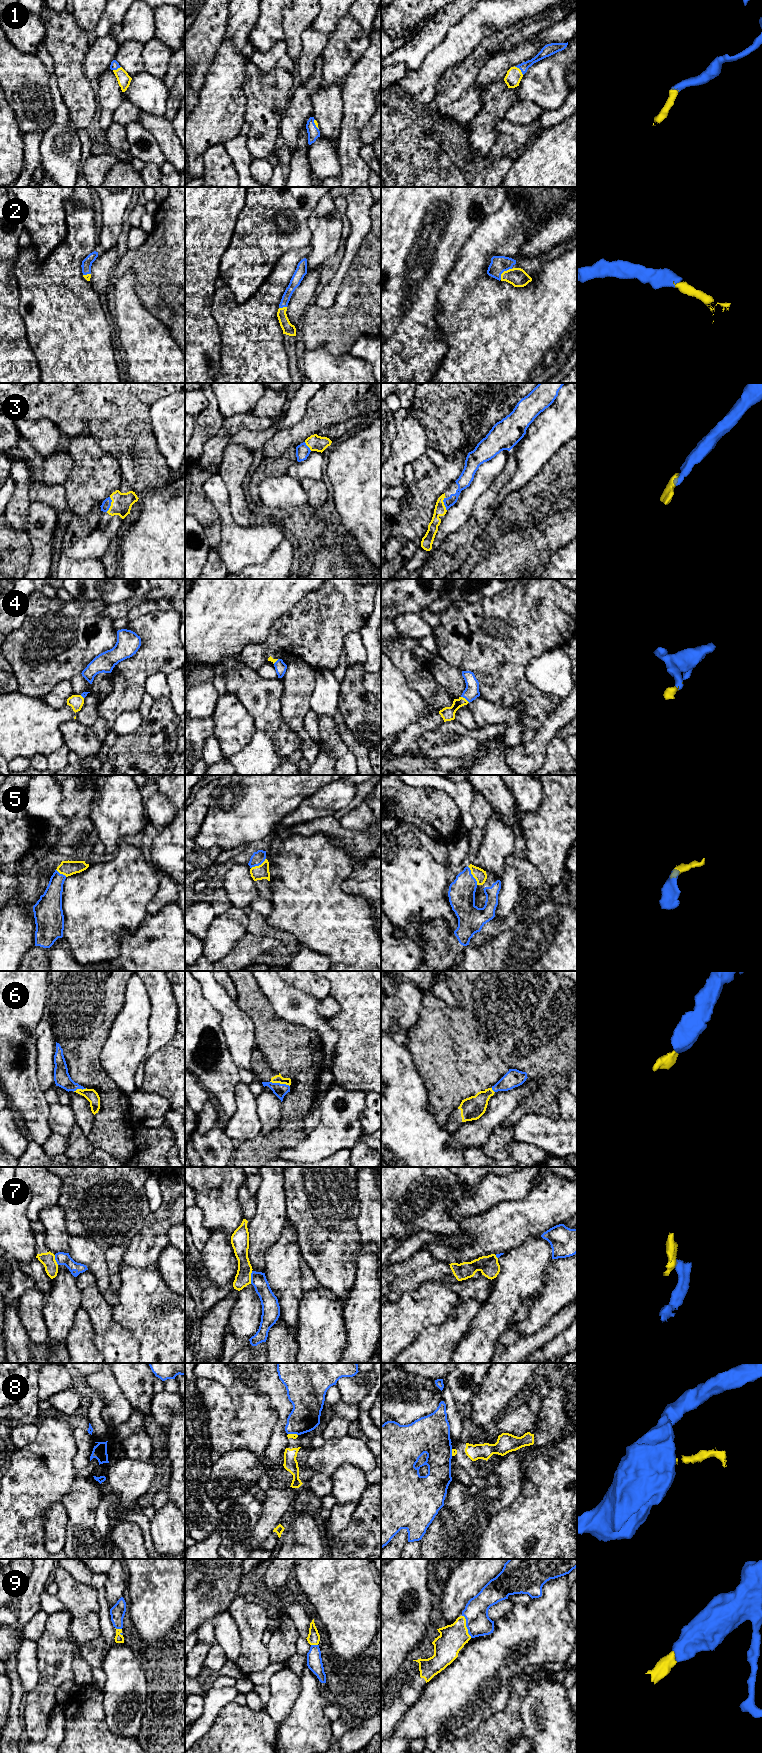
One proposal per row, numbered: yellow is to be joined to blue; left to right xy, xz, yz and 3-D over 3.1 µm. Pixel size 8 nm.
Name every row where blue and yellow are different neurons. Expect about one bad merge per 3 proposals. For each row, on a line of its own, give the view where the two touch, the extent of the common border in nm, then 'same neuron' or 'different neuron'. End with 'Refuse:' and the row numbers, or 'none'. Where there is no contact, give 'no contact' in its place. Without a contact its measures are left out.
1: contact in yz; length 100 nm; same neuron
2: contact in yz; length 130 nm; same neuron
3: contact in xy; length 120 nm; same neuron
4: contact in yz; length 90 nm; same neuron
5: contact in yz; length 170 nm; same neuron
6: contact in xz; length 170 nm; same neuron
7: contact in xz; length 110 nm; different neuron
8: contact in xz; length 80 nm; different neuron
9: contact in yz; length 150 nm; same neuron
Refuse: 7, 8

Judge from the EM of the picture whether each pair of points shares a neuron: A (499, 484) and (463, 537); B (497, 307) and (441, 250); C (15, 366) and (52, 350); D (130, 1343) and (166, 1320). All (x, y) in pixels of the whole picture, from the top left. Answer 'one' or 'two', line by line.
A: one
B: two
C: two
D: two

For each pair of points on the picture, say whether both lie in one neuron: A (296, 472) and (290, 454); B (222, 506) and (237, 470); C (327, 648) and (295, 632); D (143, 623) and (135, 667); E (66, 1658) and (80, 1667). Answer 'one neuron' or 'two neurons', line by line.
A: two neurons
B: two neurons
C: one neuron
D: one neuron
E: two neurons

